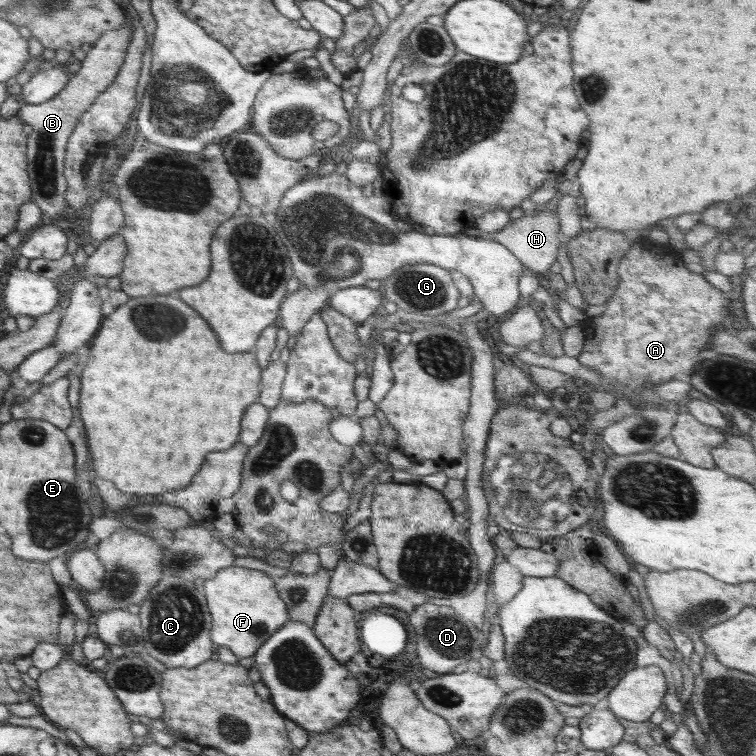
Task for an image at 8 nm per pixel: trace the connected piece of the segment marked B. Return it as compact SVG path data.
M126 14L123 26L104 33L88 51L80 69L72 75L69 84L56 97L40 104L22 104L17 112L18 118L32 126L29 139L29 180L32 183L33 197L30 200L40 208L46 221L54 222L70 209L64 201L67 189L64 177L65 151L68 149L69 138L73 135L82 114L116 80L130 44L129 24L129 17Z

